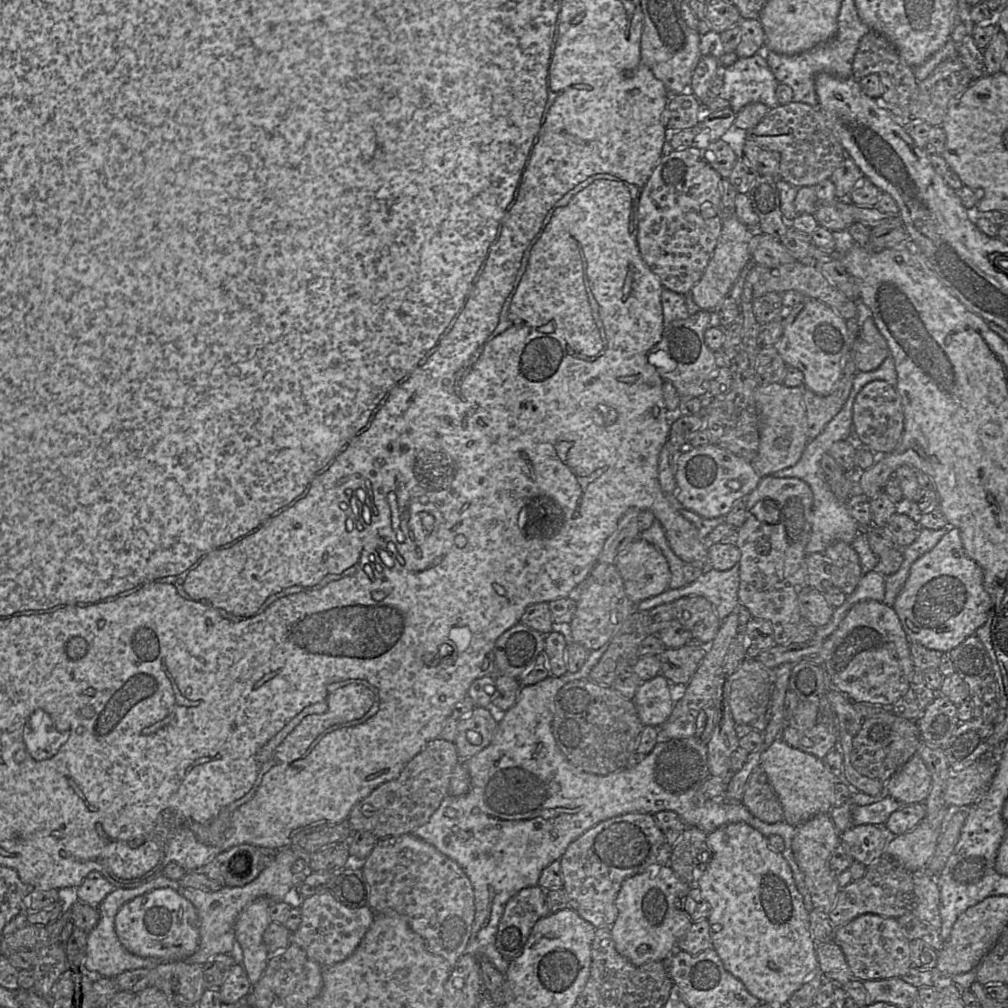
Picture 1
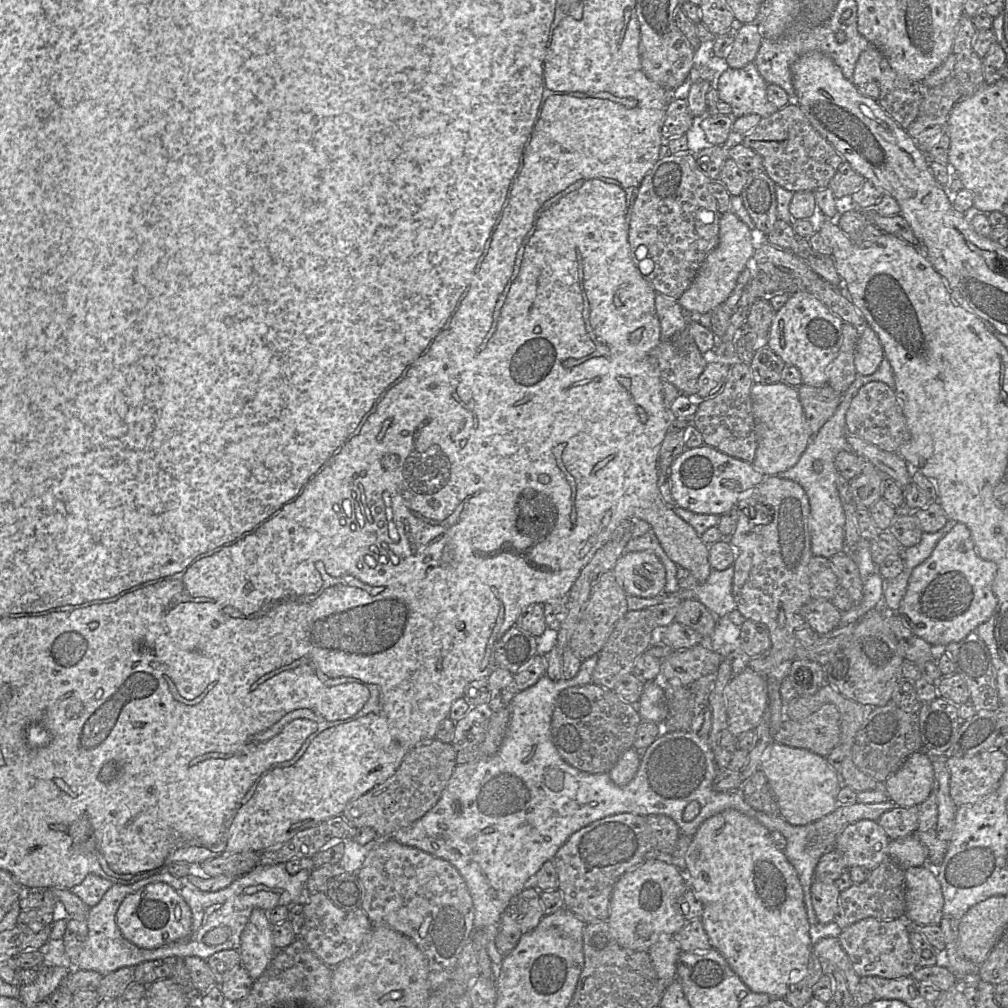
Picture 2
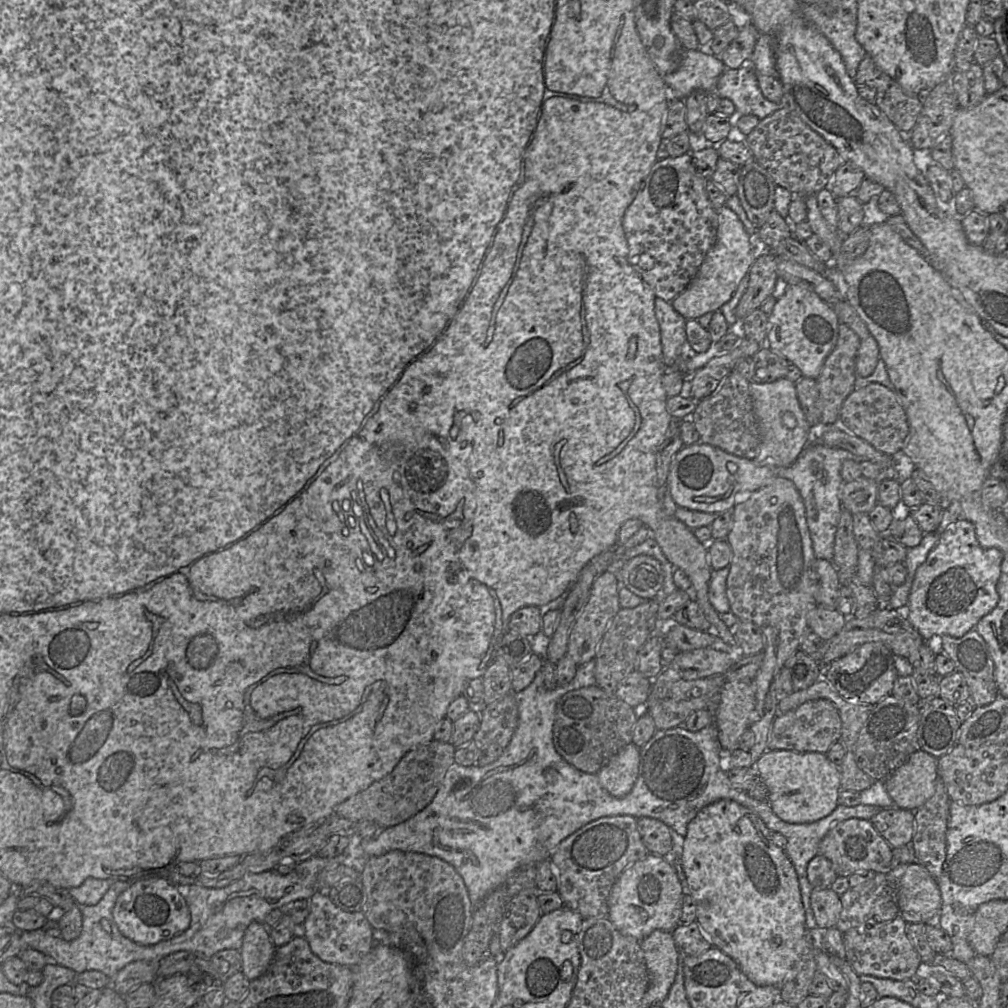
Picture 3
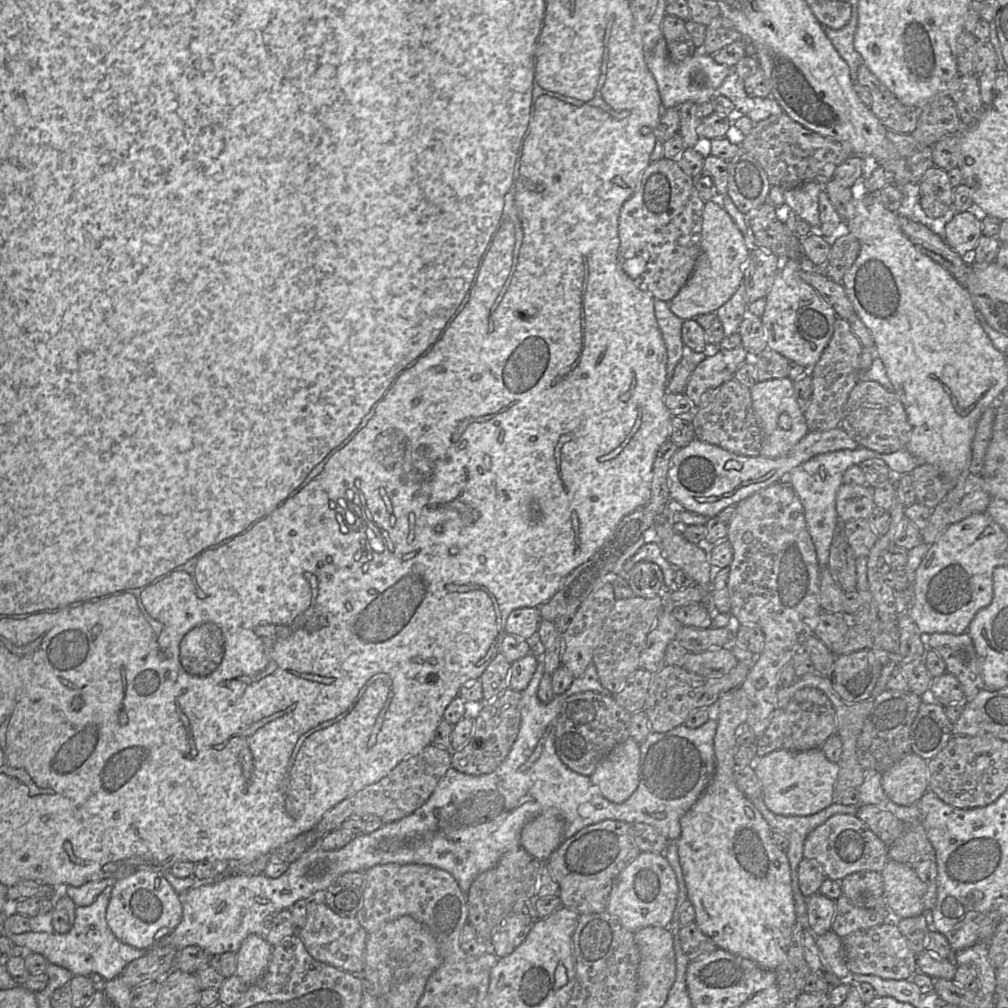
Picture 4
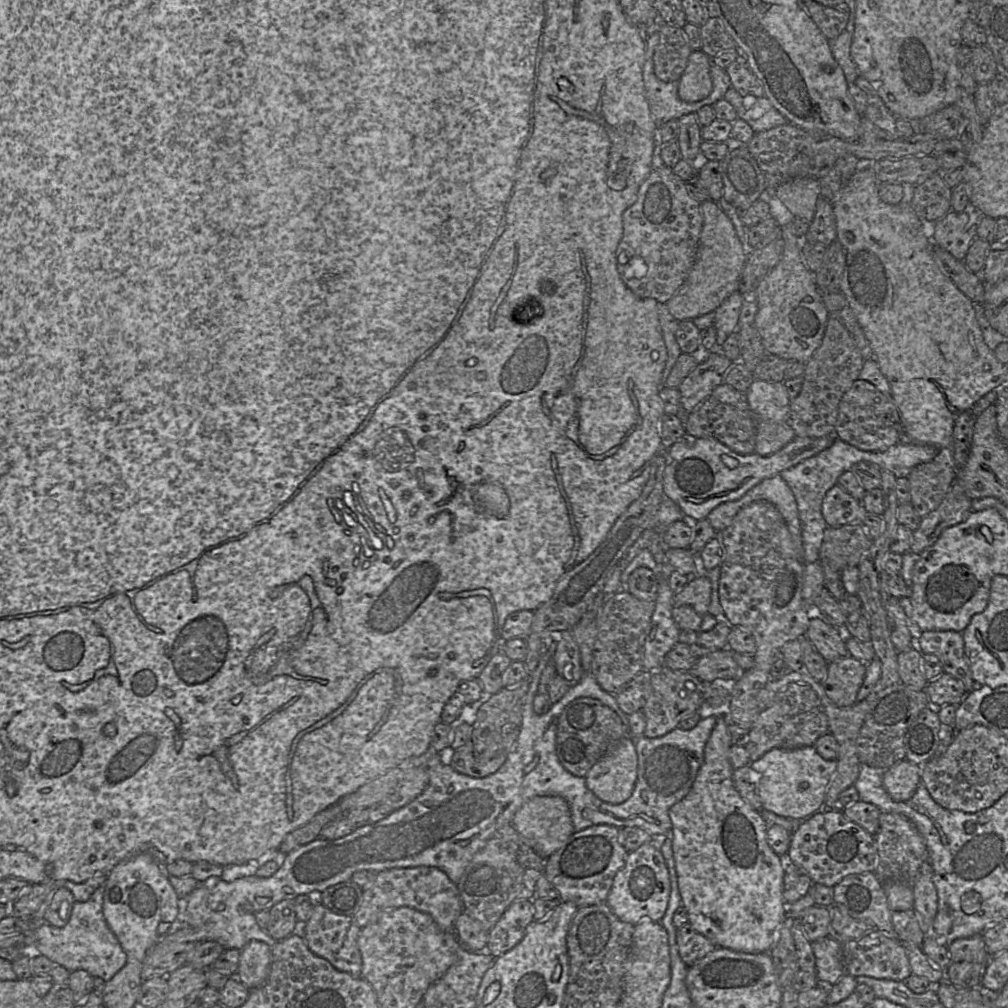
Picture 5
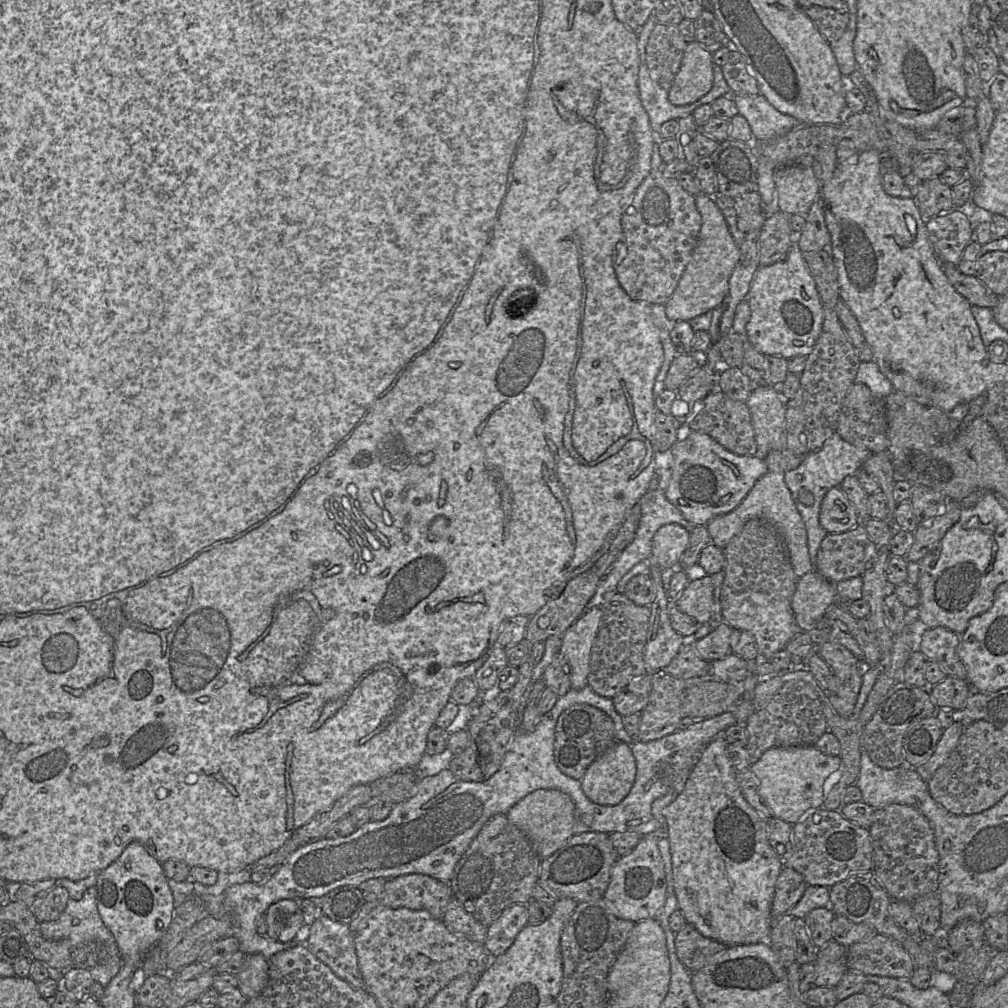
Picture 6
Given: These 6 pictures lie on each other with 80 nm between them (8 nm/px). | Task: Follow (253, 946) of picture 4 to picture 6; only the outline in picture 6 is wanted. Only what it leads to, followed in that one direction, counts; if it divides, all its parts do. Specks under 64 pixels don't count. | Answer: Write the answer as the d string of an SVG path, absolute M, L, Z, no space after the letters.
M248 954L241 971L237 974L238 988L247 999L256 997L268 982L268 959L262 954Z

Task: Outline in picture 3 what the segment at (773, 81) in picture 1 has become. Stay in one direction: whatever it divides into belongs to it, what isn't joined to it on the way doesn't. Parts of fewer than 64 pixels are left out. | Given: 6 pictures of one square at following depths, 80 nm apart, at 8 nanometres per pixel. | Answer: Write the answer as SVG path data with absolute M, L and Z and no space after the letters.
M746 63L738 69L726 68L715 92L720 98L732 101L736 115L754 115L760 120L784 106L763 96L752 63Z

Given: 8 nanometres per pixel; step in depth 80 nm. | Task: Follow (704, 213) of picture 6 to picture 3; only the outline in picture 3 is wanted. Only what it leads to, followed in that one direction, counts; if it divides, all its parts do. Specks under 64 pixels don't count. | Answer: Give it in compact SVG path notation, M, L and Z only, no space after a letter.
M726 205L715 209L718 218L716 241L706 253L690 283L671 301L673 308L686 320L696 320L707 312L719 310L731 298L741 279L748 274L758 251L762 249L747 233L733 210Z

